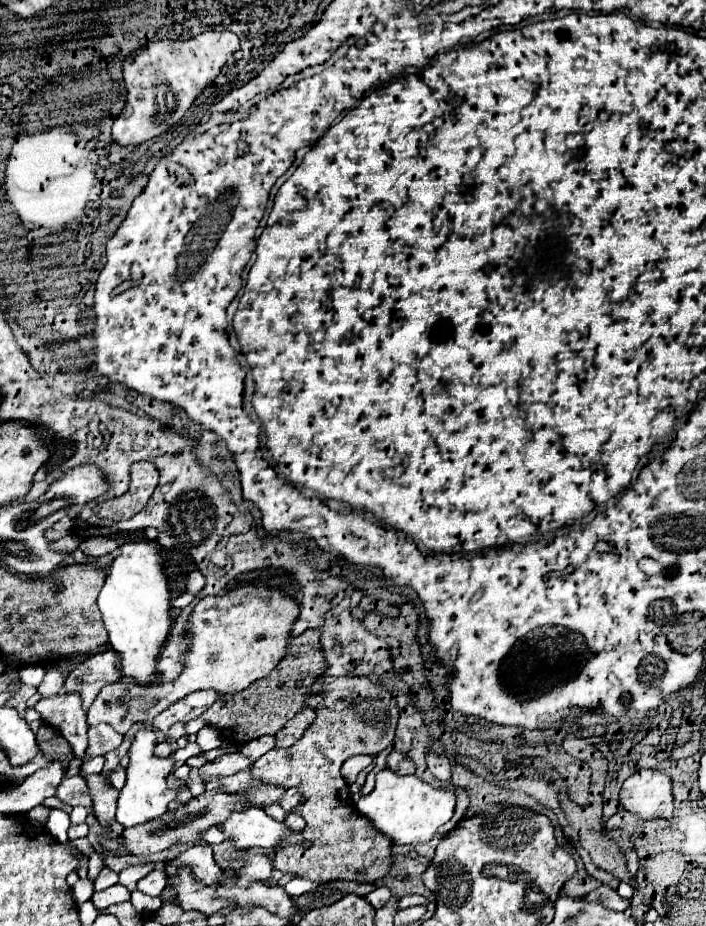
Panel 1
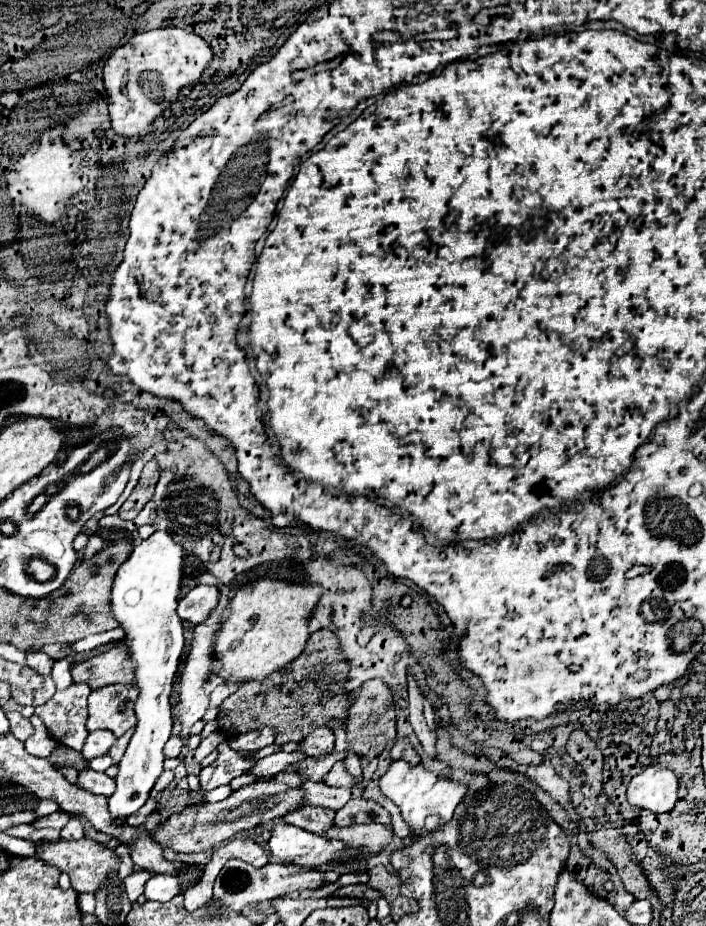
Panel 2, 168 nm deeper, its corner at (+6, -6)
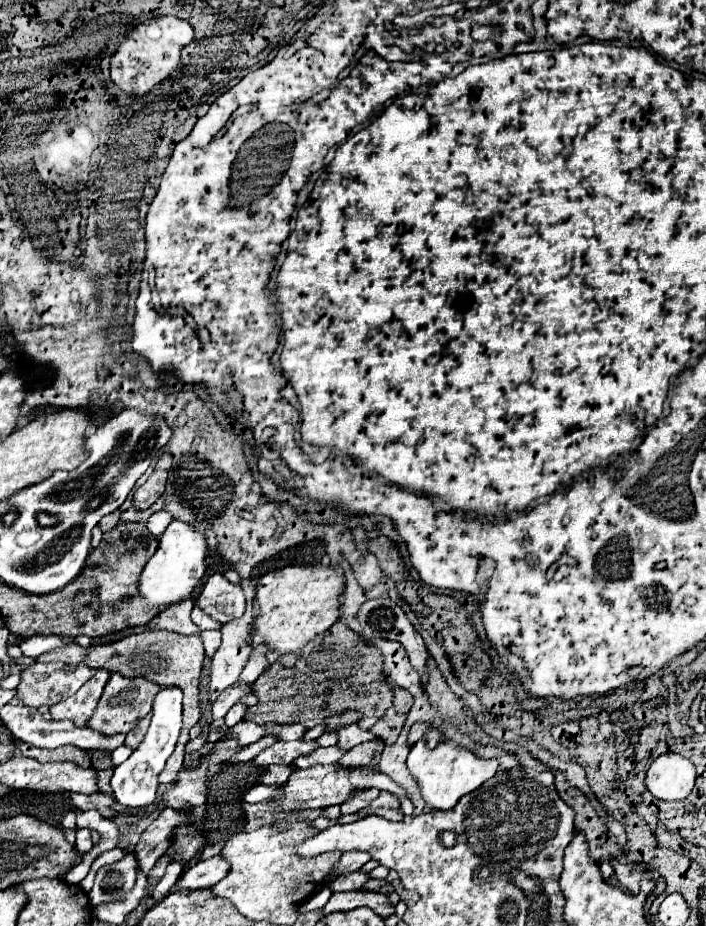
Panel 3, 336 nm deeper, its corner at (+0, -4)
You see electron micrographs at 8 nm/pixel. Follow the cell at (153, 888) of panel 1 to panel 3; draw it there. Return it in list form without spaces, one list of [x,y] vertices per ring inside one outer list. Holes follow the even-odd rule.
[[[213,856],[207,860],[201,860],[193,864],[189,870],[181,874],[177,880],[177,886],[189,888],[189,890],[201,890],[201,888],[211,888],[219,880],[223,880],[229,874],[229,862],[223,856]]]

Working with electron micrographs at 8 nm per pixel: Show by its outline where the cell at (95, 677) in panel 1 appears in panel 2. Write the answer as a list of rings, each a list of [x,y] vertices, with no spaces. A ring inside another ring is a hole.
[[[123,644],[109,648],[103,654],[97,654],[71,668],[75,684],[89,684],[91,690],[99,690],[107,684],[131,684],[133,668],[127,648]]]

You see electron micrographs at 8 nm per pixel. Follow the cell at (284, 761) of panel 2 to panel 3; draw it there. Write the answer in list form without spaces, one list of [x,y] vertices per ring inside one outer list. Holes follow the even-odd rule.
[[[329,746],[329,748],[319,748],[317,752],[311,752],[307,756],[299,756],[293,766],[295,768],[309,768],[309,766],[315,766],[315,764],[335,764],[341,760],[341,756],[345,754],[343,748],[335,748],[335,746]]]

